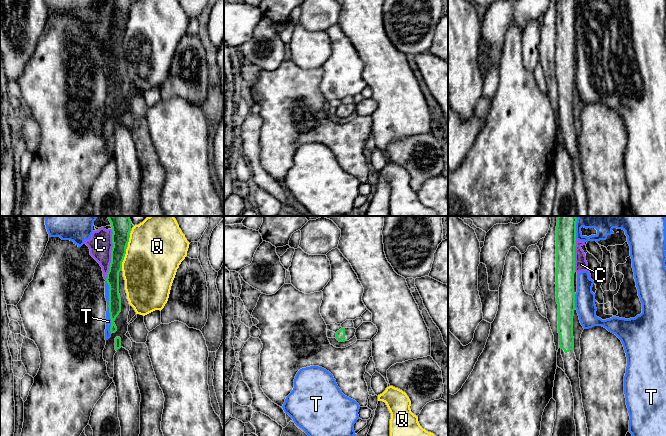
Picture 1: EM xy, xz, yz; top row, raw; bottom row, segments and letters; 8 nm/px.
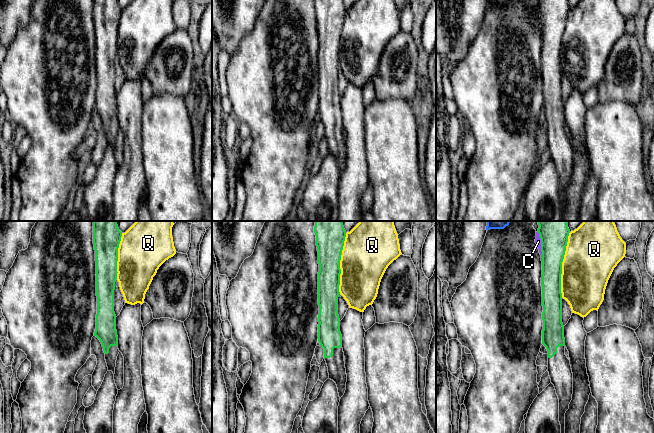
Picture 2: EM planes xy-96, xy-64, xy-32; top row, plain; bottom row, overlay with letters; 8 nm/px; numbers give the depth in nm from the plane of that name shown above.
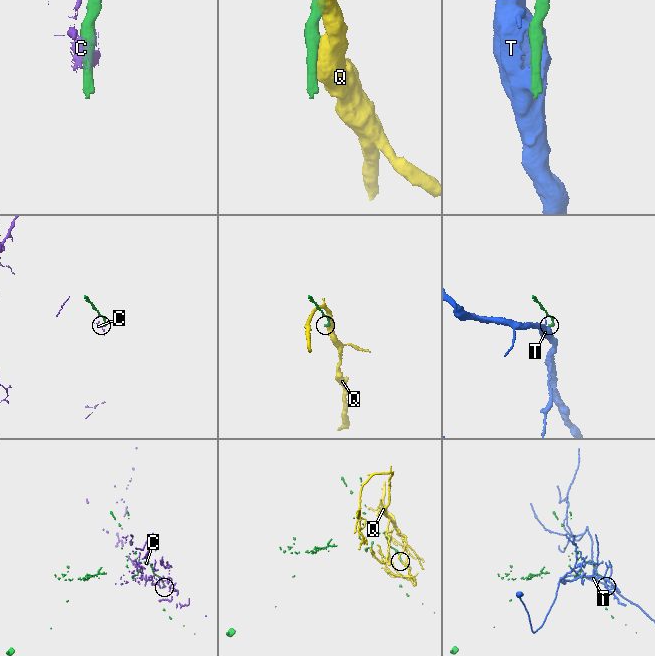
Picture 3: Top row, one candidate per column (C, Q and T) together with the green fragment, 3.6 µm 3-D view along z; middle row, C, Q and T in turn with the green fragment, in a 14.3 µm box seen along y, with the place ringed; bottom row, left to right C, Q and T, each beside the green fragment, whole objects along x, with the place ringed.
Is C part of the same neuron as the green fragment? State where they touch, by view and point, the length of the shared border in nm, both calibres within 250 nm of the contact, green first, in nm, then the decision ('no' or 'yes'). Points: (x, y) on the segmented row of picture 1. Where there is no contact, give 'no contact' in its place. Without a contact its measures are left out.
xy (111, 254) | 420 nm | 160/190 nm | no

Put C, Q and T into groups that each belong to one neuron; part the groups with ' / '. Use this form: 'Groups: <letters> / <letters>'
Groups: C T / Q

